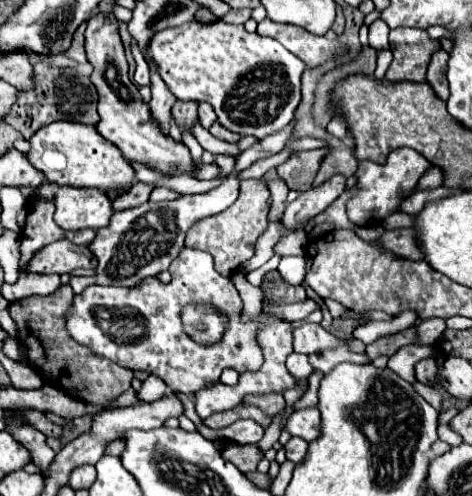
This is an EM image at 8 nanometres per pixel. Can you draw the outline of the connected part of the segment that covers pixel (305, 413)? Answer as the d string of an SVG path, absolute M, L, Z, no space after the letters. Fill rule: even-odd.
M317 407L313 409L299 409L293 411L285 423L285 431L289 431L291 435L297 435L301 439L305 439L307 443L311 443L313 439L319 437L319 411Z

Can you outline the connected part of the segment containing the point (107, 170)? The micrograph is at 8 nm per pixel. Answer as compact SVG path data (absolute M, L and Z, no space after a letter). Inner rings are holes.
M57 121L49 127L43 127L31 137L31 151L27 157L39 171L47 175L47 181L57 185L95 187L105 193L115 193L137 183L135 169L123 159L121 151L103 139L103 135L93 125L85 123Z

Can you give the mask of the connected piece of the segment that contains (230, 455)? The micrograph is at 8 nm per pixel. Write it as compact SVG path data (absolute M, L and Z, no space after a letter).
M229 443L223 451L221 457L231 461L235 467L239 467L241 473L251 473L257 469L263 453L259 445L243 445L243 443Z

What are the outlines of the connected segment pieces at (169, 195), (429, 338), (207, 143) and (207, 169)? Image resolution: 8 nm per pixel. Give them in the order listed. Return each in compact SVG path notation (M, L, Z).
M155 187L153 193L149 195L149 201L169 201L169 199L175 199L175 197L179 197L179 193L175 193L173 189Z
M425 319L419 323L419 343L433 345L445 331L445 319Z
M197 119L195 125L193 125L193 135L195 135L195 139L199 141L199 145L201 145L205 151L211 151L211 153L229 151L229 155L235 155L235 157L239 155L237 145L229 145L229 143L223 143L223 141L219 141L219 139L215 139L207 129L201 129L199 119Z
M201 163L195 177L197 179L215 179L219 173L221 173L221 167L217 167L217 163L209 163L209 165Z

